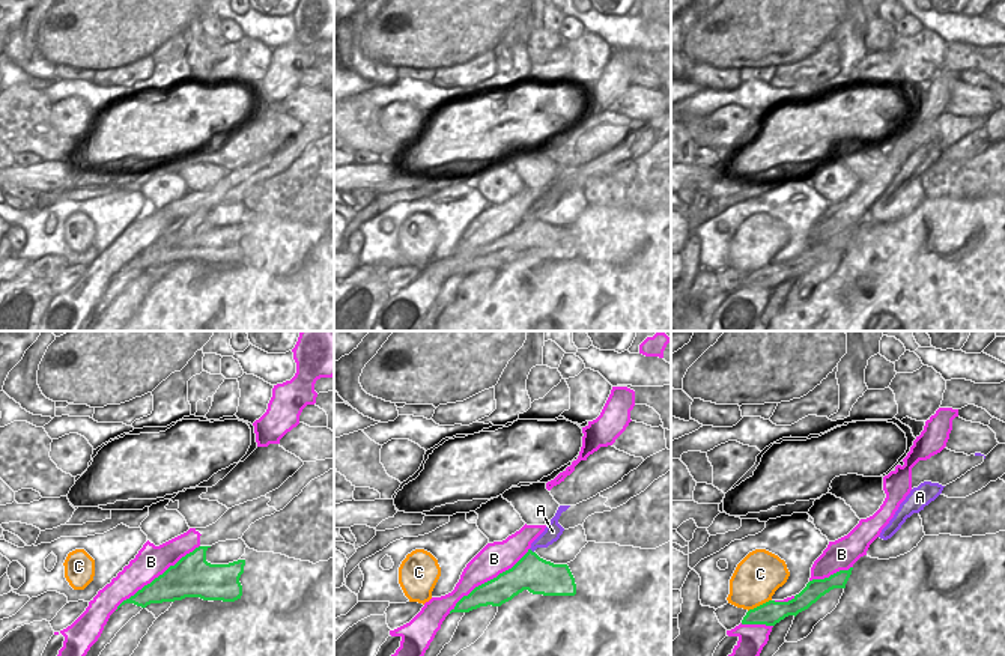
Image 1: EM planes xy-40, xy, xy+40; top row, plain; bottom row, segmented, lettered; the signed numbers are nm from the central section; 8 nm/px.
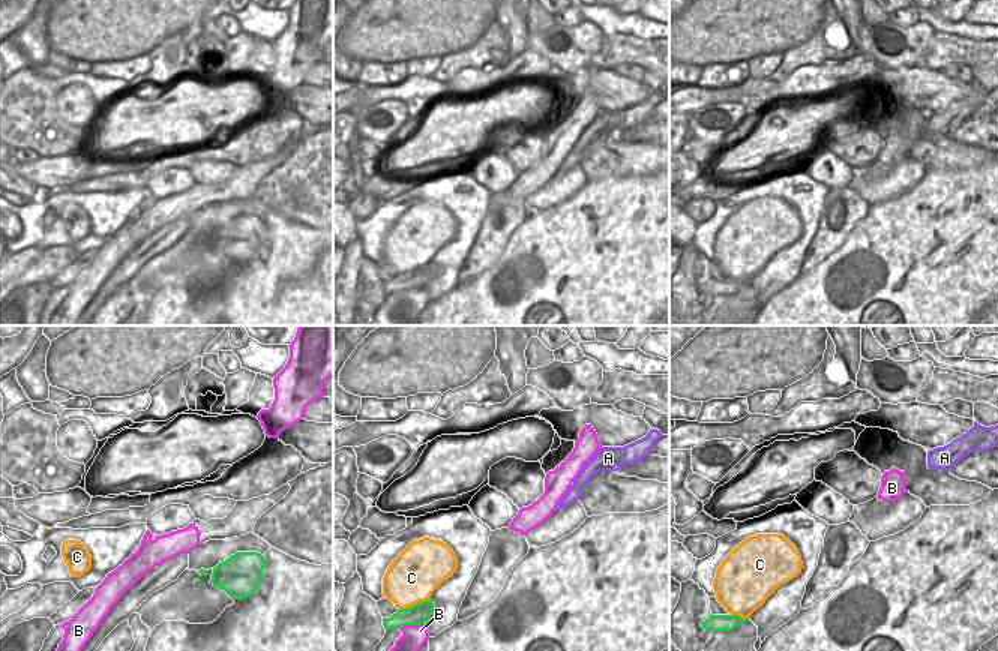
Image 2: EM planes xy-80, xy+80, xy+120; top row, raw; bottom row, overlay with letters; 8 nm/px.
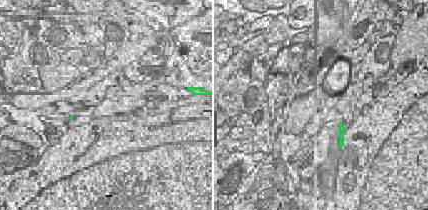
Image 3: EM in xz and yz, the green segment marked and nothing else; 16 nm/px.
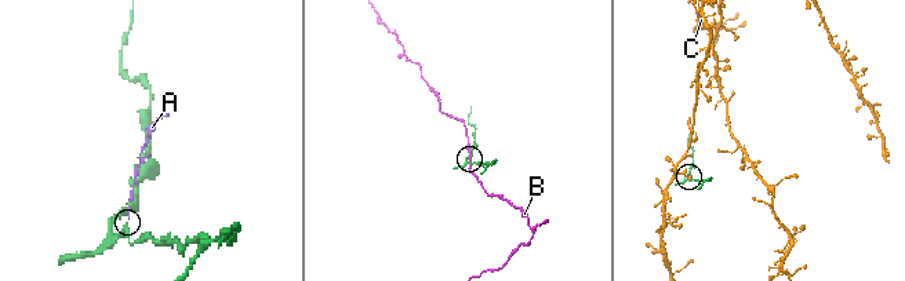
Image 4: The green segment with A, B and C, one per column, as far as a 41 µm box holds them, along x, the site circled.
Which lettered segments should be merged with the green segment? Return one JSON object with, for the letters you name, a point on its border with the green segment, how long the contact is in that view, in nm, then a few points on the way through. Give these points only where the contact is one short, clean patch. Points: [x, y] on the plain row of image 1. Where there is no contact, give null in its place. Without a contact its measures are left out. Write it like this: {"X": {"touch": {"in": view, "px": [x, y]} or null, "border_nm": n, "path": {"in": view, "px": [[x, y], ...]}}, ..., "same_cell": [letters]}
{"same_cell": []}

